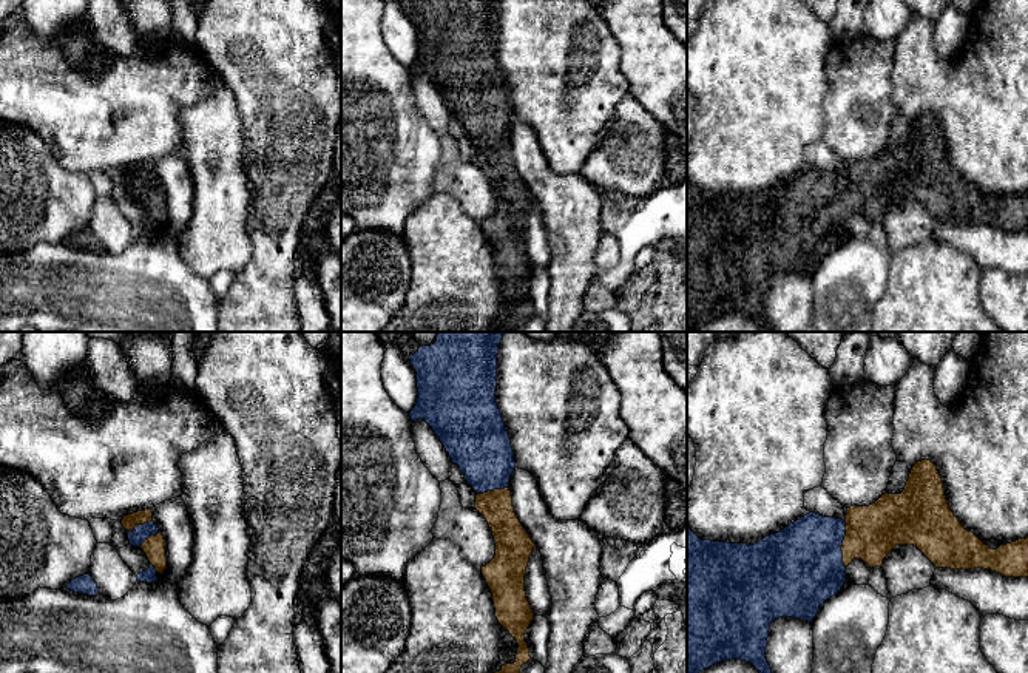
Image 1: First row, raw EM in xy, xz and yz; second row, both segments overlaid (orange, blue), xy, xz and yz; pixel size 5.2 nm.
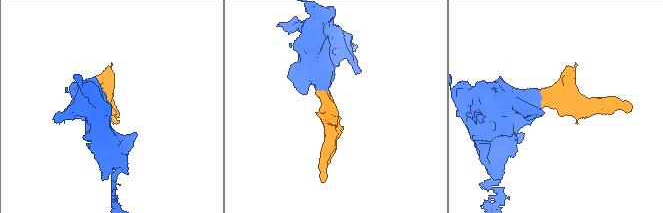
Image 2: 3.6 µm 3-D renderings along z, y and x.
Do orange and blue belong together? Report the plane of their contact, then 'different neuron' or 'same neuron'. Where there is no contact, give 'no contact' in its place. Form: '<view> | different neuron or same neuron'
yz | same neuron

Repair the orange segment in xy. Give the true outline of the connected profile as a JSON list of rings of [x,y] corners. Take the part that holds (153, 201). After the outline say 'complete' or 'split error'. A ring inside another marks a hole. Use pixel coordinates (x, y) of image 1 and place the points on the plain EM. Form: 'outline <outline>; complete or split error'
outline [[[151,162],[125,170],[122,174],[133,201],[140,201],[150,215],[150,222],[137,228],[137,236],[157,236],[157,227],[167,222],[165,193],[153,176]]]; split error

